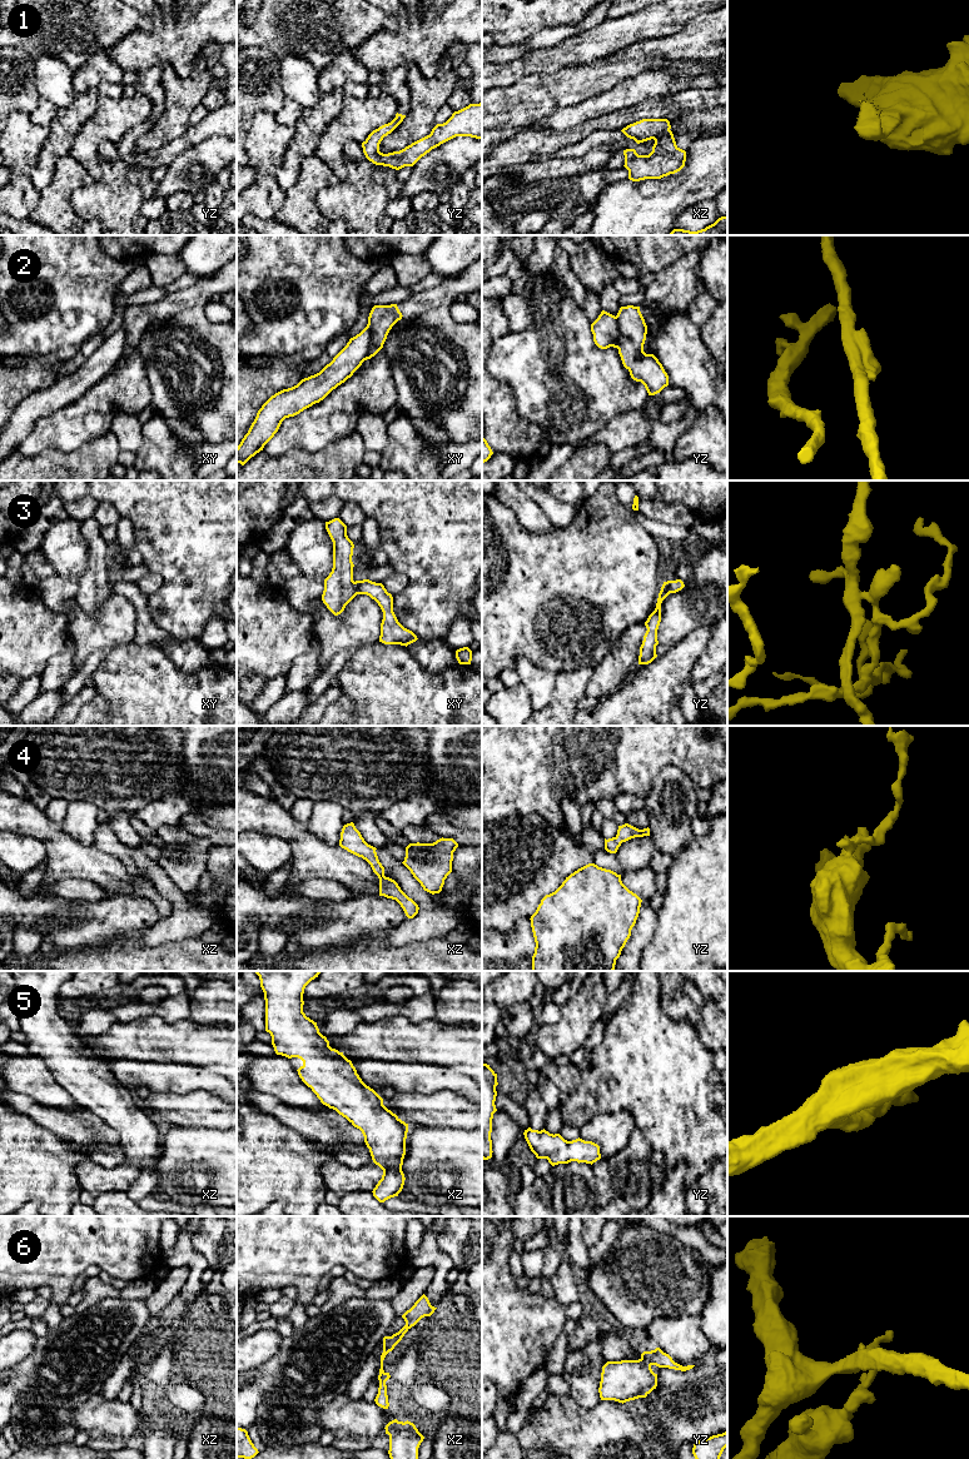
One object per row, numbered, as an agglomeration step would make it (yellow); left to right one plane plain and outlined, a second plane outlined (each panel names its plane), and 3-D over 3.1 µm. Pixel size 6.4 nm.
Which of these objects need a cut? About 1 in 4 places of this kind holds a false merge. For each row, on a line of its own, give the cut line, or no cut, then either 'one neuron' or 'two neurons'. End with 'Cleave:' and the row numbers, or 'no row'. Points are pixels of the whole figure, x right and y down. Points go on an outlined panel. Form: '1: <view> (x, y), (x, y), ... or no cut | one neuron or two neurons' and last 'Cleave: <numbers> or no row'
1: no cut | one neuron
2: xy (367, 327), (371, 333), (371, 347), (364, 359) | two neurons
3: xy (353, 582), (358, 593) | two neurons
4: no cut | one neuron
5: no cut | one neuron
6: yz (640, 1359), (650, 1365) | two neurons
Cleave: 2, 3, 6

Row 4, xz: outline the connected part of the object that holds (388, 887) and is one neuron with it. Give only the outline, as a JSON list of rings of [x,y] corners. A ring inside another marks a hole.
[[[353,822],[343,826],[339,846],[371,865],[379,878],[379,896],[396,900],[408,918],[413,918],[418,913],[418,905],[401,890],[394,880],[384,876],[384,867],[378,860],[377,848],[364,841]]]

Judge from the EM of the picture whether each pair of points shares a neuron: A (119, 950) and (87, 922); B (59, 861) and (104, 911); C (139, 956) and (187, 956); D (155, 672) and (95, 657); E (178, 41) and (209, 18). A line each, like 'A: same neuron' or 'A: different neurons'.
A: different neurons
B: different neurons
C: same neuron
D: different neurons
E: same neuron

